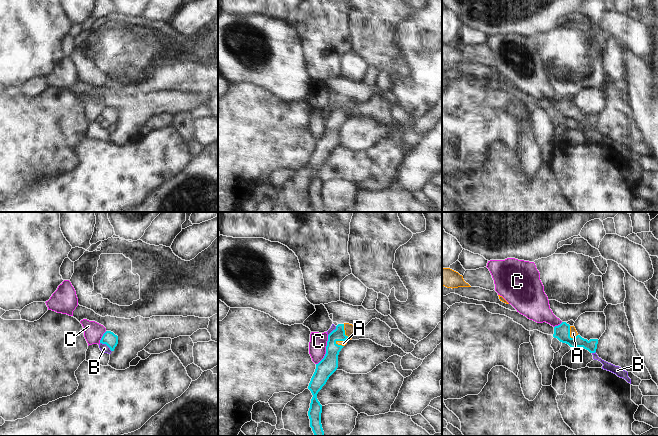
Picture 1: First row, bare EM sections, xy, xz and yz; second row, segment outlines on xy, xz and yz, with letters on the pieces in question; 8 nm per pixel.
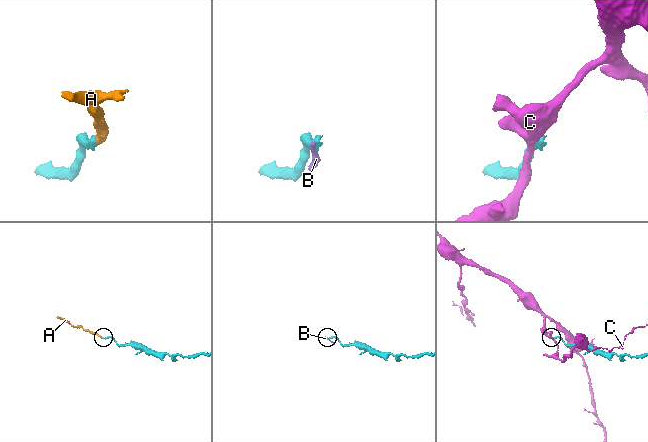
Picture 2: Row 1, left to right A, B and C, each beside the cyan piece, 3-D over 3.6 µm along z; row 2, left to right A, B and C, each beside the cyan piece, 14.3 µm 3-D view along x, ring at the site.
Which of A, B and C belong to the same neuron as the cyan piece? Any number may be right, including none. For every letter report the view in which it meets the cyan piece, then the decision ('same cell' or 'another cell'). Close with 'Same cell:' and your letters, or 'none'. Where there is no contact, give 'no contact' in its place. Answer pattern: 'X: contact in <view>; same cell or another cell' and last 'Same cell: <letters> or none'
A: contact in yz; same cell
B: contact in xy; another cell
C: contact in xz; another cell
Same cell: A

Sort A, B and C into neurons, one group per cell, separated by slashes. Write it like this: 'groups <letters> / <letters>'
groups A / B / C

